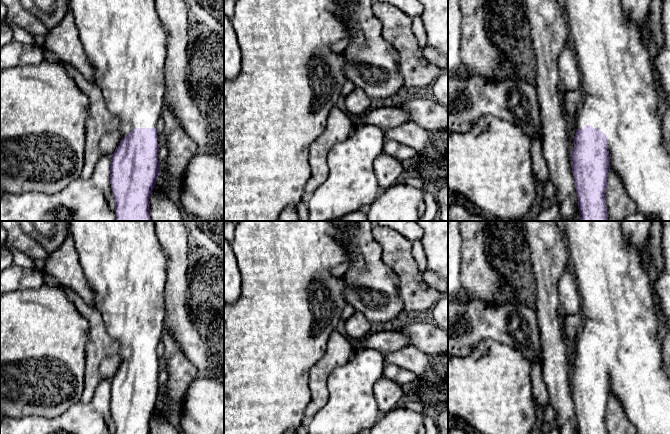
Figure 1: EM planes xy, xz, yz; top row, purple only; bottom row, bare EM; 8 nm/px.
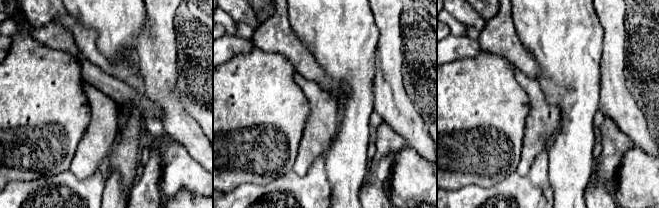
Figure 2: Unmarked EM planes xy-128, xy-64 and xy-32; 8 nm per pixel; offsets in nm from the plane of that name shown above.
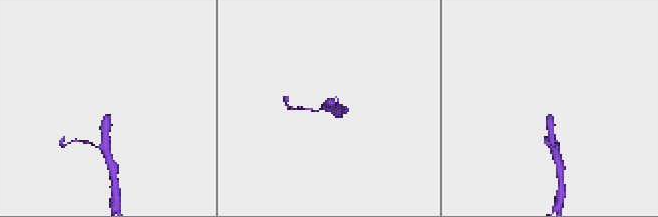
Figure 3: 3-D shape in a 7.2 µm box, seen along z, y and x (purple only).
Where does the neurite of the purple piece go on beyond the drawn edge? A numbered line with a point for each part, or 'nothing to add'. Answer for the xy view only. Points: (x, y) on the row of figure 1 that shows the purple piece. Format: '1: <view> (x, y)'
1: xy (124, 40)

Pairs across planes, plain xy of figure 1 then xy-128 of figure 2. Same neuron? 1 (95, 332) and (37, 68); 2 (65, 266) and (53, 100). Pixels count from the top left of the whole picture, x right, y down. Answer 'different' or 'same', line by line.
1: different
2: different

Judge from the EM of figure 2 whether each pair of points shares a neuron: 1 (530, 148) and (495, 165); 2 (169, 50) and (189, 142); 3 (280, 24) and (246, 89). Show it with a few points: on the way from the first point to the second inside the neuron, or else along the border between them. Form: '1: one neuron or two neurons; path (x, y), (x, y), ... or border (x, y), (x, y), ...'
1: two neurons; border (525, 130), (521, 159), (516, 170)
2: one neuron; path (167, 73), (167, 101), (173, 110), (175, 119)
3: two neurons; border (254, 45), (265, 51), (279, 53), (288, 60)

